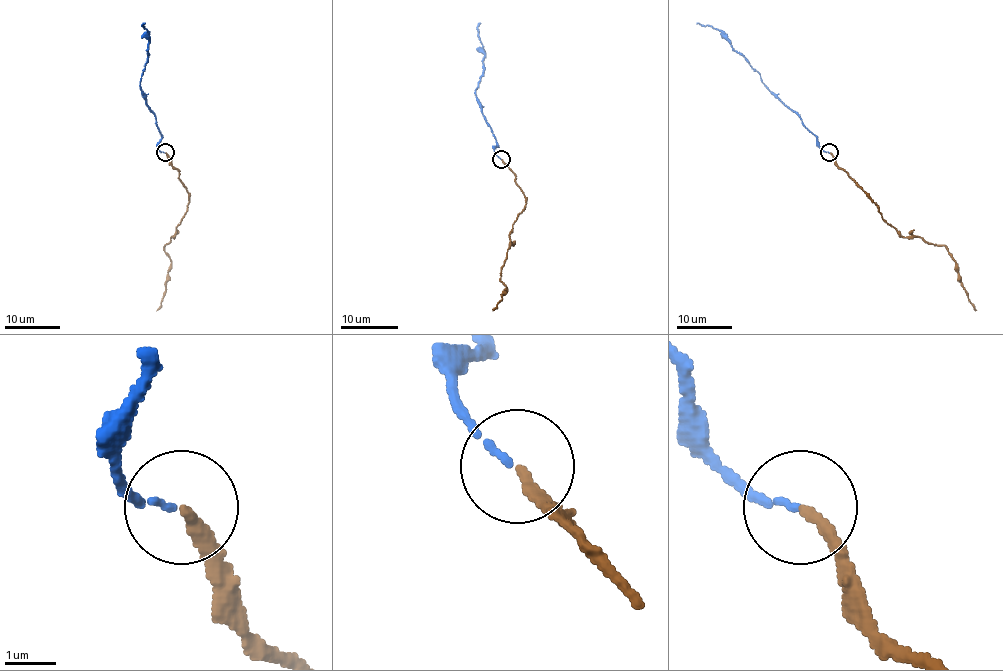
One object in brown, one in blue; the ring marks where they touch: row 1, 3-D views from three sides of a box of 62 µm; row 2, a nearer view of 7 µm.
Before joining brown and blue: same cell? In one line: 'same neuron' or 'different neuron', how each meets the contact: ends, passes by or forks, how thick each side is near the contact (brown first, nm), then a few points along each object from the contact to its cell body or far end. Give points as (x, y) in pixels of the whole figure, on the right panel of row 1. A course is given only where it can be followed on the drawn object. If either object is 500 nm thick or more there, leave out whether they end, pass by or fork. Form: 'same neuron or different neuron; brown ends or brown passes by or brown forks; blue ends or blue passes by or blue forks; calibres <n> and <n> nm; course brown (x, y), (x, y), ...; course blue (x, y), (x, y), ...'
same neuron; brown ends; blue ends; calibres 240 and 100 nm; course brown (830, 152), (834, 162), (903, 237), (916, 237), (943, 245), (954, 262), (957, 280), (968, 302), (977, 310); course blue (830, 152), (821, 148), (817, 138), (774, 95), (723, 34), (709, 26), (696, 24)

